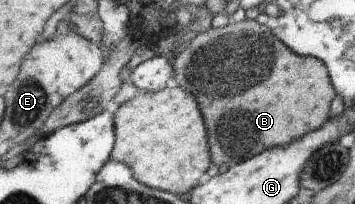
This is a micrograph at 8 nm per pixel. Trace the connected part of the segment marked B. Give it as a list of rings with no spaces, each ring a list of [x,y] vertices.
[[[244,18],[241,22],[230,20],[223,28],[211,28],[199,33],[174,57],[175,60],[172,60],[175,73],[173,84],[188,90],[200,102],[200,108],[204,112],[206,126],[208,126],[210,154],[212,154],[214,165],[227,163],[230,168],[261,154],[265,151],[264,148],[270,150],[270,146],[274,148],[274,146],[292,144],[294,140],[308,136],[310,132],[314,134],[318,128],[322,128],[330,120],[332,100],[337,94],[329,68],[318,58],[298,56],[268,26],[256,20],[250,20],[250,18]]]

